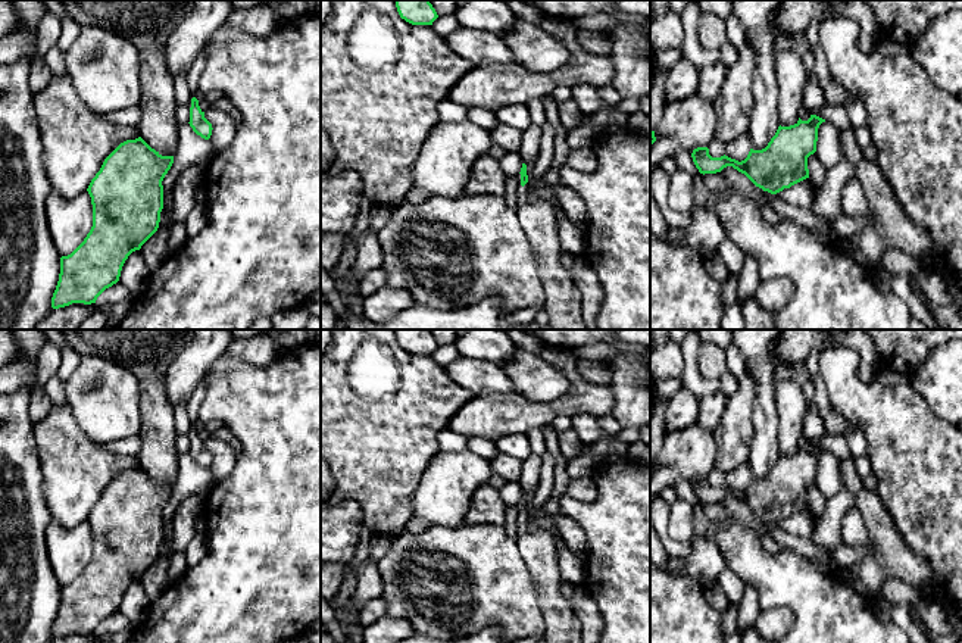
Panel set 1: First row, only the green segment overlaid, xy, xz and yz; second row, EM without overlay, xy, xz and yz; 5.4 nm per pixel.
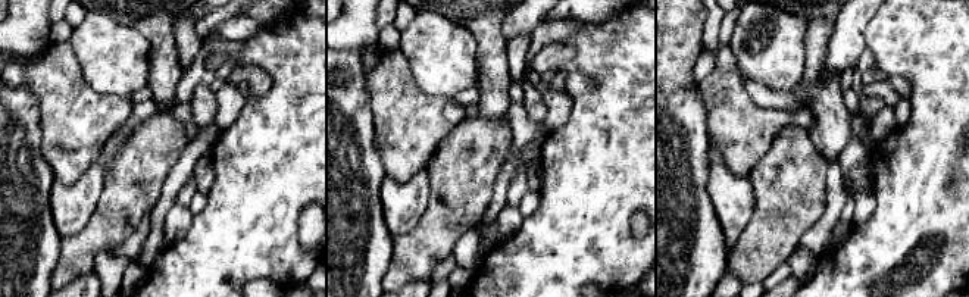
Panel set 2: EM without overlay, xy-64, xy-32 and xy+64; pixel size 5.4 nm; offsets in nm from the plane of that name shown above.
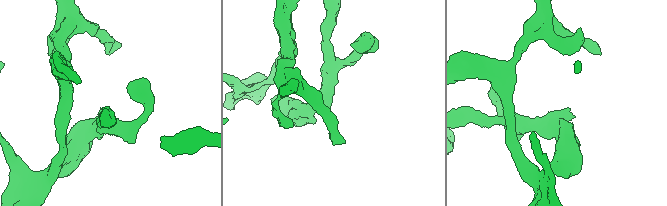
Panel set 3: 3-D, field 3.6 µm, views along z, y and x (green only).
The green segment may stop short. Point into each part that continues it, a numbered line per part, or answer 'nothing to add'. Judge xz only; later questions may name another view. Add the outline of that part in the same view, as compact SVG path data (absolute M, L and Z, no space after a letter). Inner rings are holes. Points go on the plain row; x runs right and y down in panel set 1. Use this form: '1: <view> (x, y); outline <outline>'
1: xz (537, 548); outline M518 506L516 546L527 564L534 587L538 593L543 612L546 643L581 643L581 622L559 587L562 584L557 552L553 537L544 530L532 530L528 524L528 512L521 515Z

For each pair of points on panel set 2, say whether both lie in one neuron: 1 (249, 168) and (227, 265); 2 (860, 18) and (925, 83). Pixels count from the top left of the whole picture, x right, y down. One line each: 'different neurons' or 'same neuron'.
1: same neuron
2: different neurons

